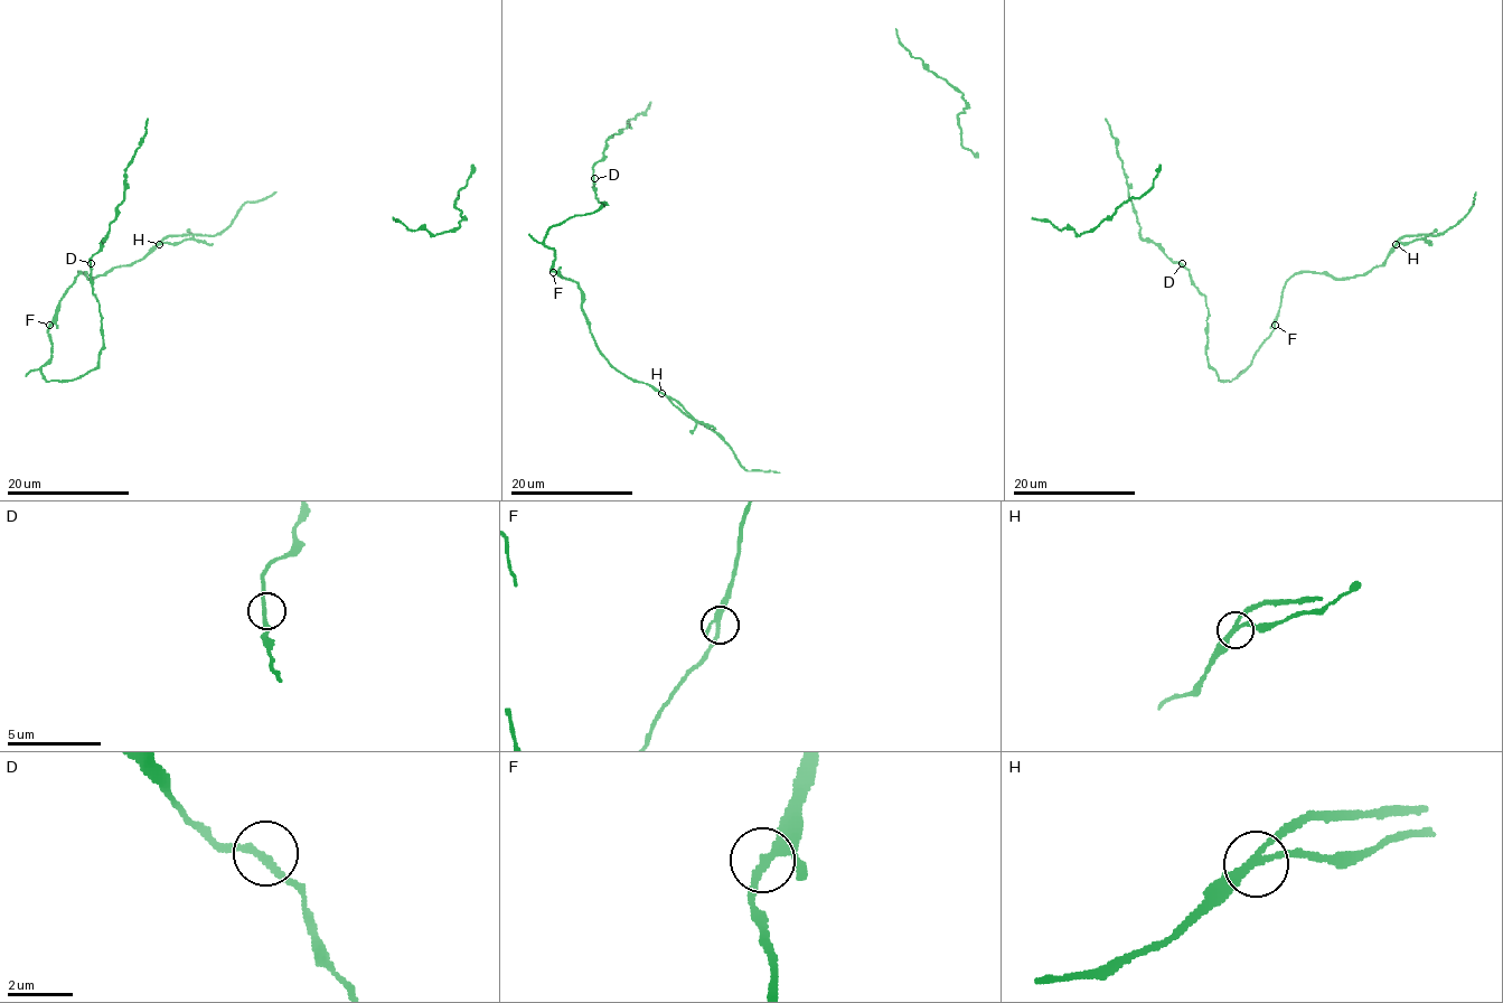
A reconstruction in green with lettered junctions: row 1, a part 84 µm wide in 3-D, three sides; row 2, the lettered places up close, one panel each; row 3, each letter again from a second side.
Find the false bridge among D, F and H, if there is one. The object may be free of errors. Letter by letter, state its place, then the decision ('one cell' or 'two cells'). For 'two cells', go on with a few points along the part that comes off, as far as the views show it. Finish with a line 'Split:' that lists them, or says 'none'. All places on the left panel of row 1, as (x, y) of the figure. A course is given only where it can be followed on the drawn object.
D: place (91, 263); one cell
F: place (49, 325); one cell
H: place (159, 244); two cells; course (158, 245), (194, 238), (213, 243)
Split: H

